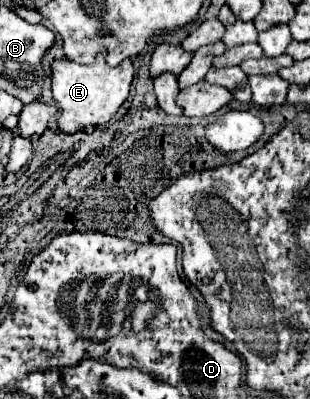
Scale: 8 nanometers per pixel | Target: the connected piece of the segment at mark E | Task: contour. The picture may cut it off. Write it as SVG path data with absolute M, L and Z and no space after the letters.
M100 52L96 56L96 62L90 66L84 66L72 60L52 62L52 96L60 104L58 128L66 134L74 134L88 126L106 124L126 102L132 80L134 80L132 60L128 58L116 68L112 68L106 62L106 52Z

